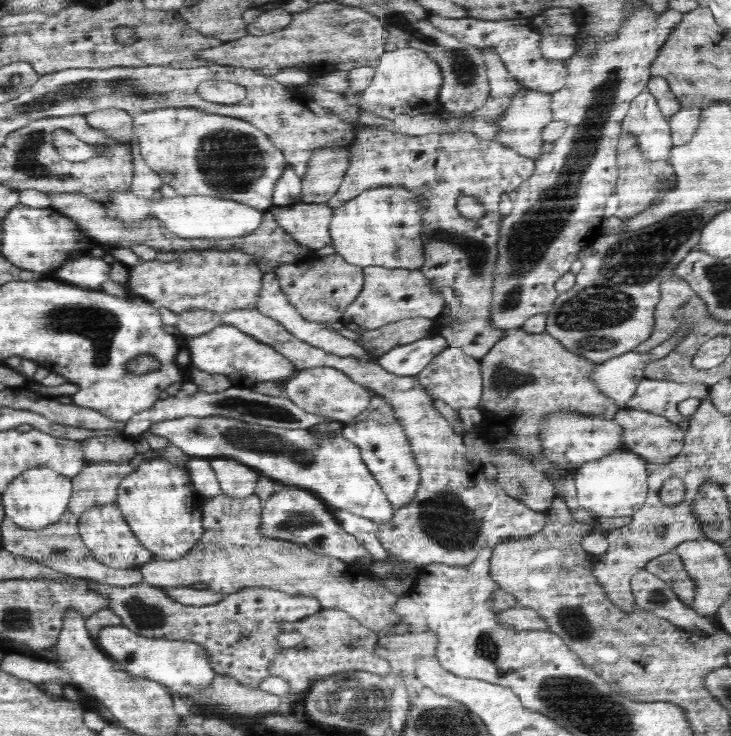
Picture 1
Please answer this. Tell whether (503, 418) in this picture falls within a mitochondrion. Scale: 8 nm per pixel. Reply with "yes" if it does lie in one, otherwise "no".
yes

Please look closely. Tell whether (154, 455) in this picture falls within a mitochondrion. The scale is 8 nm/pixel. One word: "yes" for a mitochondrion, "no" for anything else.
no

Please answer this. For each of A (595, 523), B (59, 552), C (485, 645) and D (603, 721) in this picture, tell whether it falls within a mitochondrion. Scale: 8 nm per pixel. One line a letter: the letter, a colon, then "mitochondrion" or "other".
A: other
B: mitochondrion
C: mitochondrion
D: mitochondrion

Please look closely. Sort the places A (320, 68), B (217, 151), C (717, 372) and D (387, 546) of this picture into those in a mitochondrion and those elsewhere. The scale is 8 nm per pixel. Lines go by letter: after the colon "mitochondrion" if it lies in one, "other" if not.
A: other
B: mitochondrion
C: other
D: other

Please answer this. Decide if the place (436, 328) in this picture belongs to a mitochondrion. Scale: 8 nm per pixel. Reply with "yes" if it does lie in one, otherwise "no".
no

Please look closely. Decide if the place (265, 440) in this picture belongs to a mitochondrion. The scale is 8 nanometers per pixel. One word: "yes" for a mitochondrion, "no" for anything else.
yes

